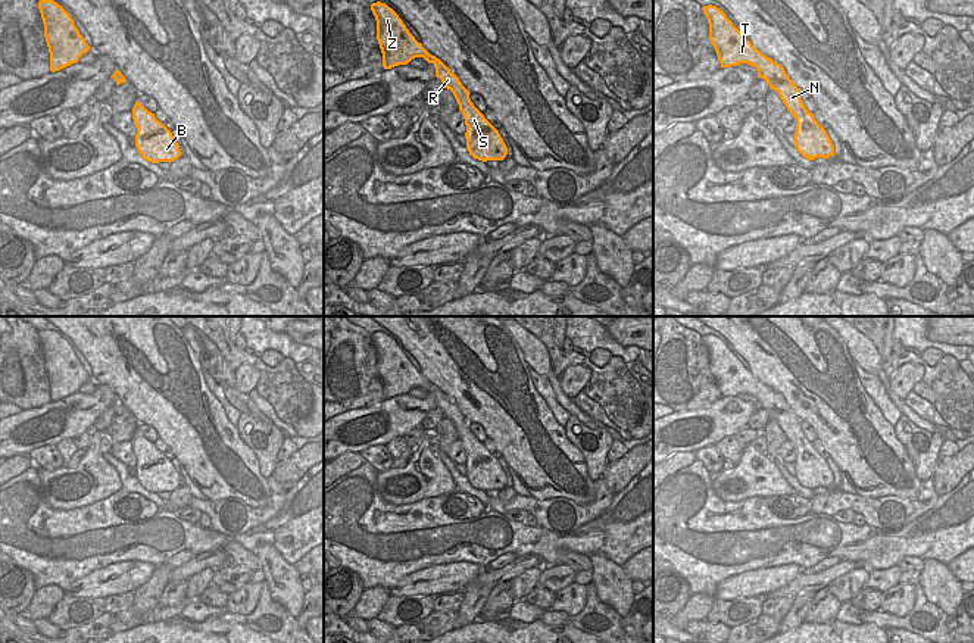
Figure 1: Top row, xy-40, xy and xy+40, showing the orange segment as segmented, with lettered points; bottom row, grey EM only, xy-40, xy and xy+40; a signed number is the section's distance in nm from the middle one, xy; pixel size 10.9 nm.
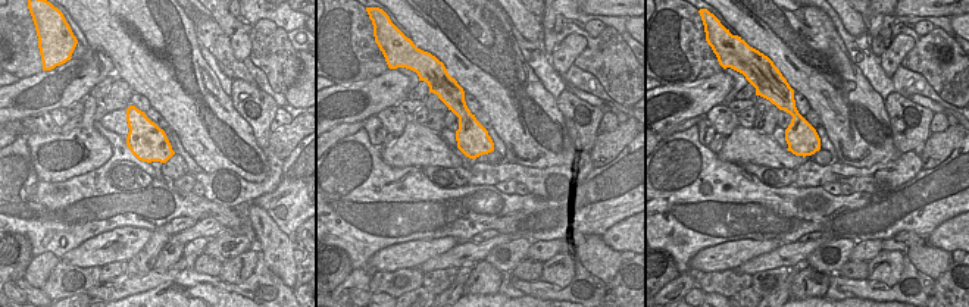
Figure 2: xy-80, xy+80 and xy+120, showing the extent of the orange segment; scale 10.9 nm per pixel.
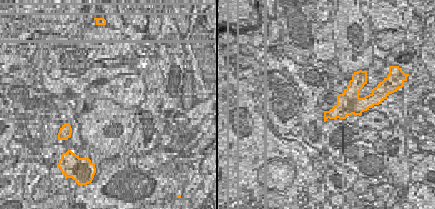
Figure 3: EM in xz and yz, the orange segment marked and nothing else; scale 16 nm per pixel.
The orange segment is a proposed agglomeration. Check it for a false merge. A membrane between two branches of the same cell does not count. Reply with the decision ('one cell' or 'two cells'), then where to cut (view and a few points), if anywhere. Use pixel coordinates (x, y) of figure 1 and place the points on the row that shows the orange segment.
one cell; no cut

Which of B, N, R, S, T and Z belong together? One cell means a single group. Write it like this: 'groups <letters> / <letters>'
groups B N R S T Z

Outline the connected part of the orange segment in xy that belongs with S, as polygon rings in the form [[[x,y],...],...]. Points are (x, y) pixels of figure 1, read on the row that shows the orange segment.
[[[385,3],[371,4],[377,21],[377,40],[383,53],[384,69],[399,65],[408,65],[415,57],[424,57],[436,68],[436,77],[441,79],[443,87],[450,90],[459,104],[466,125],[466,149],[474,159],[503,160],[508,147],[499,131],[474,106],[469,93],[459,78],[436,56],[430,54],[421,43],[409,32],[399,15]]]

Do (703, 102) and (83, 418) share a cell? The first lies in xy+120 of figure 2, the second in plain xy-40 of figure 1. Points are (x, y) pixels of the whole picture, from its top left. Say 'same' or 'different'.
same

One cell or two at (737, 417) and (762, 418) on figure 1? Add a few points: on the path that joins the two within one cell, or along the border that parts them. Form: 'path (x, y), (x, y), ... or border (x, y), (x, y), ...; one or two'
border (758, 406), (746, 425); two

